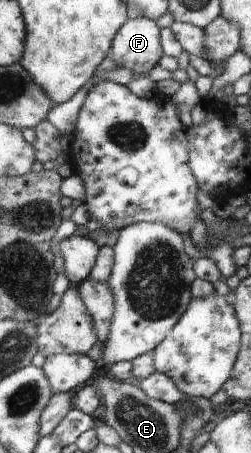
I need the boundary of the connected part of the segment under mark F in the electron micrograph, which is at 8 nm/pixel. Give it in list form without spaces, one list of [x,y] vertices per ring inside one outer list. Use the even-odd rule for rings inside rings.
[[[149,18],[129,20],[113,40],[111,59],[120,68],[144,76],[164,56],[159,44],[159,28],[155,26],[155,20]]]

